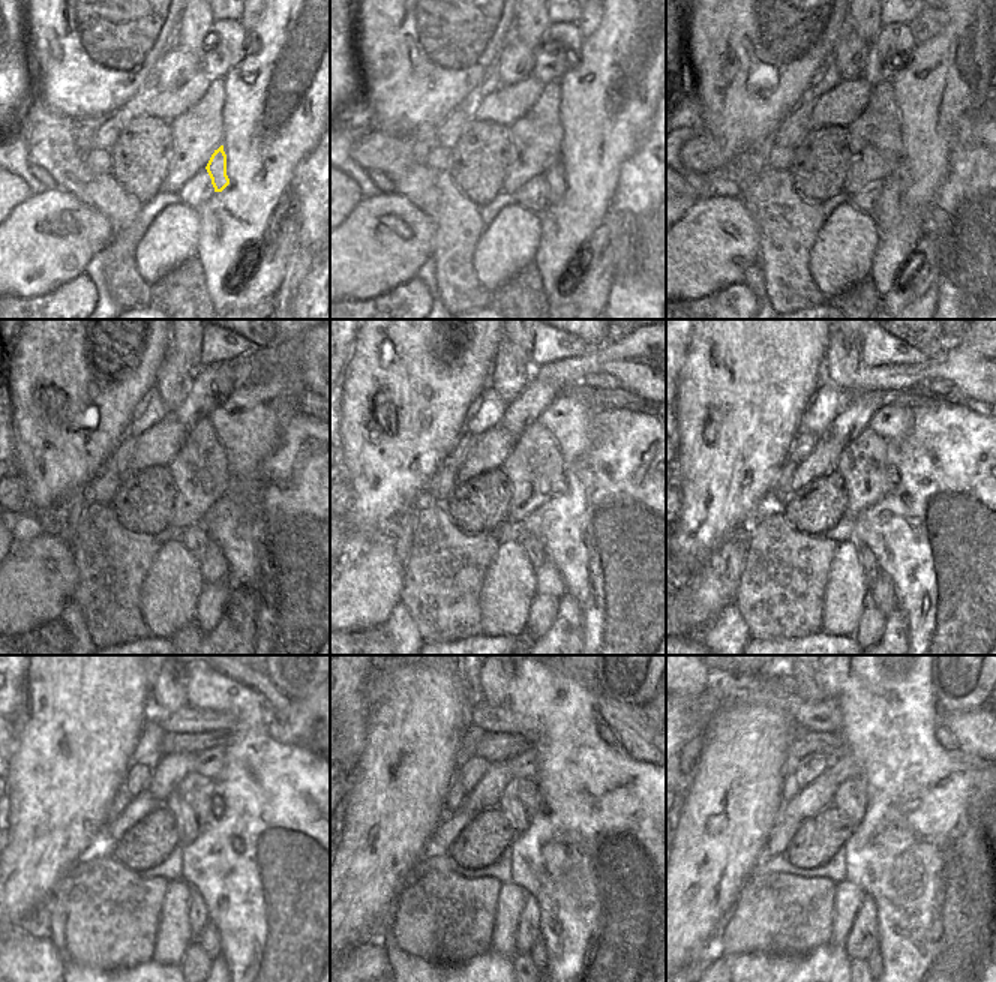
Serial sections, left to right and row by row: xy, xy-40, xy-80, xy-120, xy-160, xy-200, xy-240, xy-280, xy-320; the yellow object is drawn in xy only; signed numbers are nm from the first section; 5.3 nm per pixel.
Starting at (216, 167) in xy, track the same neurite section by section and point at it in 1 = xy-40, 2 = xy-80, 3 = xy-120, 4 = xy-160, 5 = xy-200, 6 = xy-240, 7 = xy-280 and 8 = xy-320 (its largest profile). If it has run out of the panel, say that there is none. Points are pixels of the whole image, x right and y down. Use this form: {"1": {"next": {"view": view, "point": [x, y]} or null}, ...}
{"1": {"next": {"view": "xy-40", "point": [555, 176]}}, "2": {"next": {"view": "xy-80", "point": [885, 218]}}, "3": {"next": {"view": "xy-120", "point": [213, 565]}}, "4": {"next": {"view": "xy-160", "point": [548, 580]}}, "5": {"next": {"view": "xy-200", "point": [881, 594]}}, "6": {"next": {"view": "xy-240", "point": [209, 939]}}, "7": {"next": {"view": "xy-280", "point": [539, 955]}}, "8": {"next": {"view": "xy-320", "point": [875, 960]}}}

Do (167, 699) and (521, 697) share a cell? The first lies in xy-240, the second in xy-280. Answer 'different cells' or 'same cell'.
different cells

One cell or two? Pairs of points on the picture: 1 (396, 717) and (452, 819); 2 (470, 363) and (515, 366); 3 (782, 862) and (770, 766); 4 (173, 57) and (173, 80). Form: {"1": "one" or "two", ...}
{"1": "two", "2": "two", "3": "two", "4": "one"}

